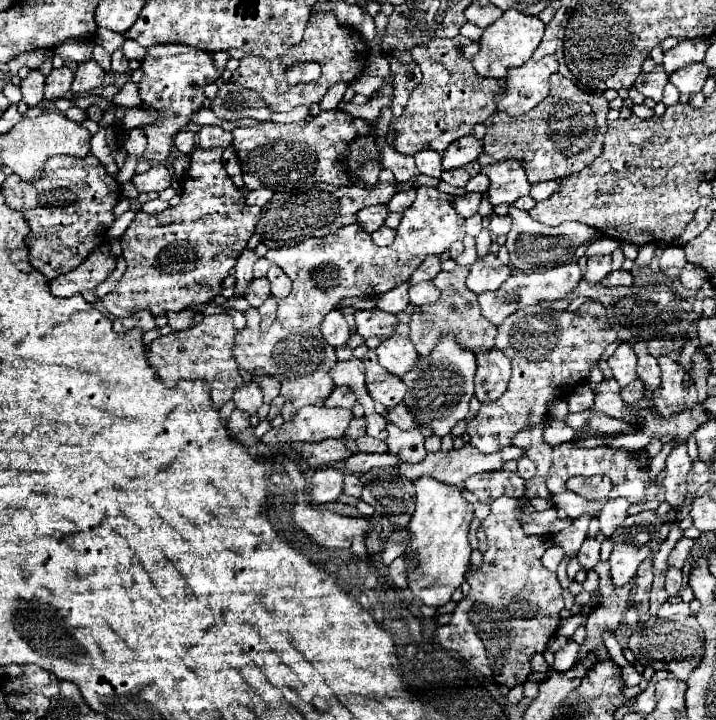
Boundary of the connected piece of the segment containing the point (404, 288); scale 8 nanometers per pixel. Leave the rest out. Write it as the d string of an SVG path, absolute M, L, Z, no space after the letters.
M402 283L398 287L394 287L394 291L388 291L386 295L378 297L376 301L376 309L386 311L386 313L400 313L408 307L408 283Z

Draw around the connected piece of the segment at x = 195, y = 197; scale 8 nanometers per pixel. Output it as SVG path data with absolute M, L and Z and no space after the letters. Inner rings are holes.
M194 149L190 169L182 179L182 199L176 207L146 215L138 211L120 237L126 271L114 291L102 299L106 313L130 317L136 311L166 315L170 311L198 309L222 291L222 281L246 249L260 215L260 207L244 203L242 191L234 187L222 167L224 149Z

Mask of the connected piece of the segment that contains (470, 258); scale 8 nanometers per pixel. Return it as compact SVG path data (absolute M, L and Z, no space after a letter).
M466 235L464 237L464 251L462 255L456 257L456 263L460 265L472 265L476 261L476 243L474 243L474 238Z

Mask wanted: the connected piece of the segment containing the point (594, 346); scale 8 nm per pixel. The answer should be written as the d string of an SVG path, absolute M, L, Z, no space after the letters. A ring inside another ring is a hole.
M546 305L518 309L508 315L498 327L496 347L512 361L510 383L500 399L494 403L482 403L478 415L468 421L466 433L470 435L470 445L484 453L510 447L520 431L536 427L546 419L546 405L550 401L568 397L578 385L588 381L590 369L614 341L616 331L606 327L606 317L596 319L590 315L556 311Z

